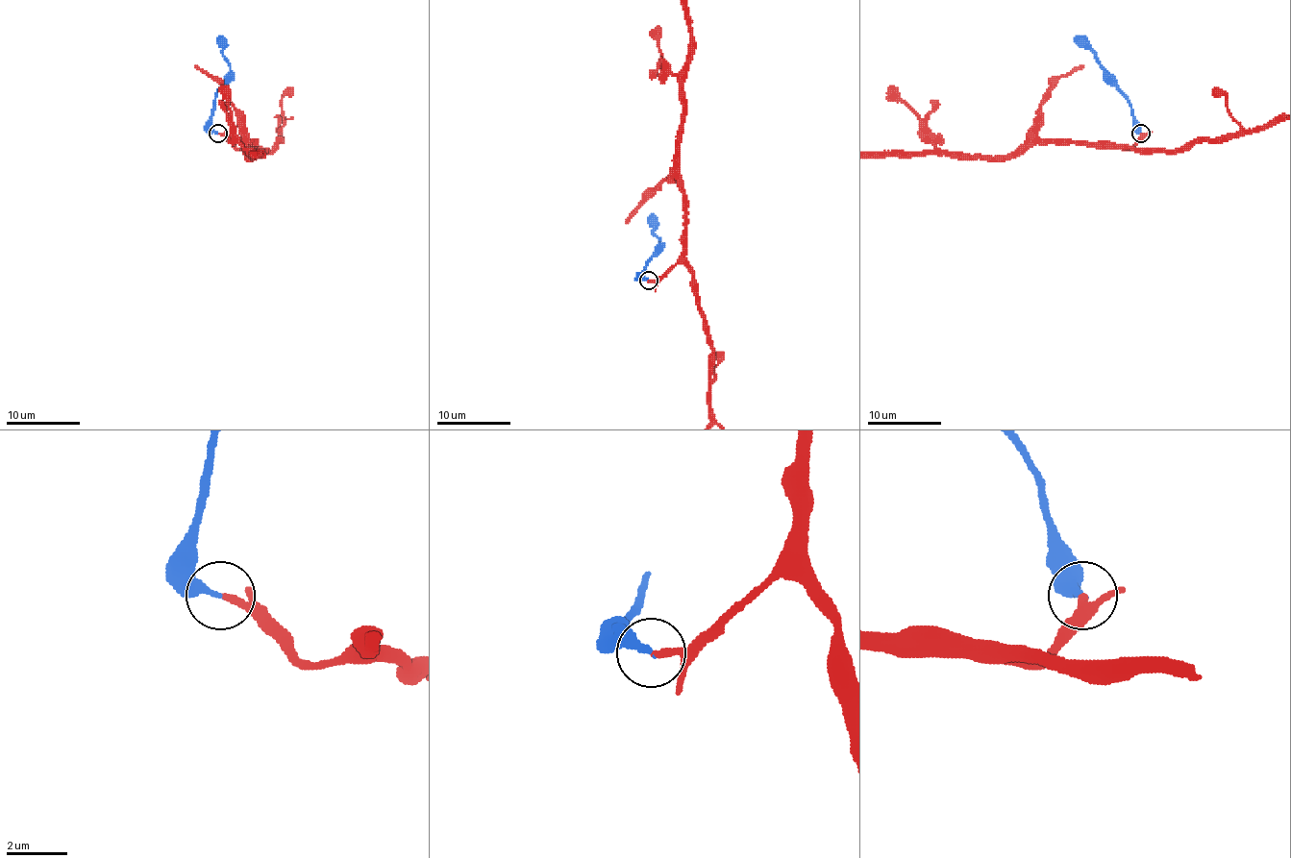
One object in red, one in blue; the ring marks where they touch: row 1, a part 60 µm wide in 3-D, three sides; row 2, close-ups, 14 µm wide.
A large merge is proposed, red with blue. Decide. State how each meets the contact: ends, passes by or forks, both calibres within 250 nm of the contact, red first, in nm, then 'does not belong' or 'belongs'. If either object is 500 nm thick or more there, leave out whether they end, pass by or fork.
red ends; blue ends; calibres 220 and 280 nm; belongs

